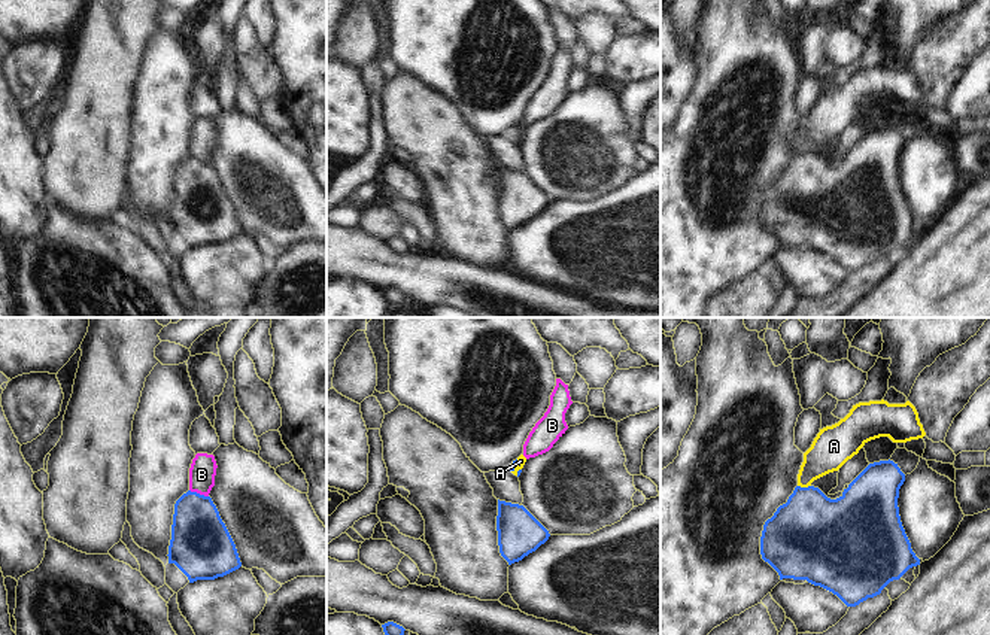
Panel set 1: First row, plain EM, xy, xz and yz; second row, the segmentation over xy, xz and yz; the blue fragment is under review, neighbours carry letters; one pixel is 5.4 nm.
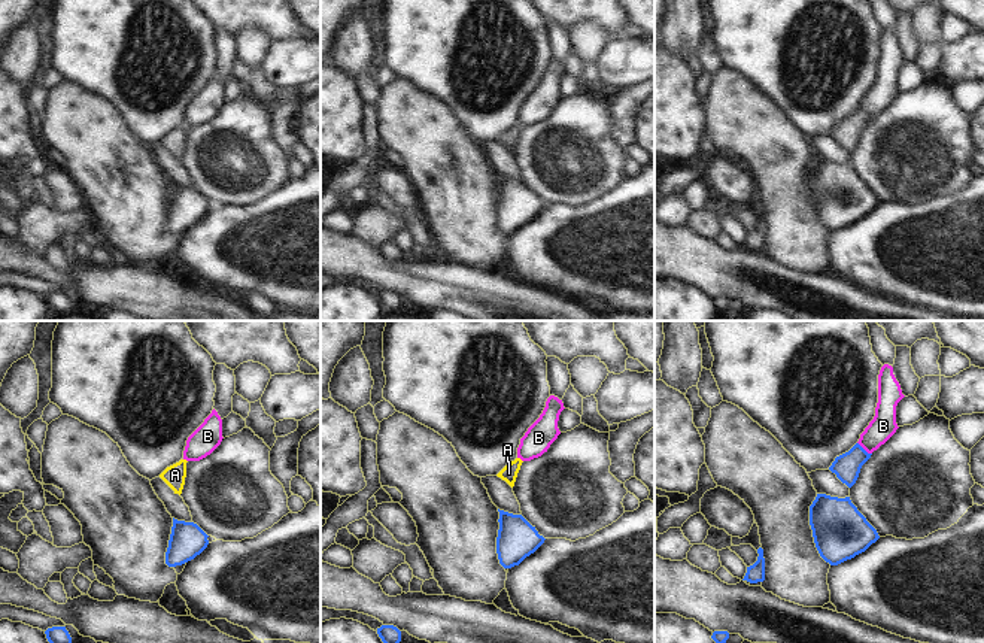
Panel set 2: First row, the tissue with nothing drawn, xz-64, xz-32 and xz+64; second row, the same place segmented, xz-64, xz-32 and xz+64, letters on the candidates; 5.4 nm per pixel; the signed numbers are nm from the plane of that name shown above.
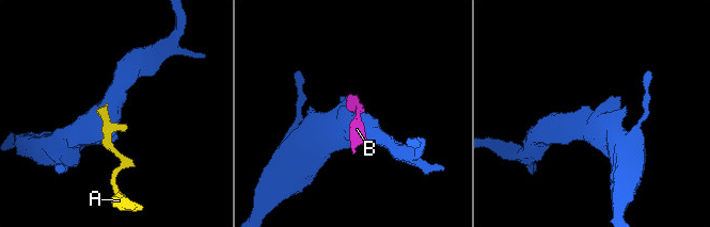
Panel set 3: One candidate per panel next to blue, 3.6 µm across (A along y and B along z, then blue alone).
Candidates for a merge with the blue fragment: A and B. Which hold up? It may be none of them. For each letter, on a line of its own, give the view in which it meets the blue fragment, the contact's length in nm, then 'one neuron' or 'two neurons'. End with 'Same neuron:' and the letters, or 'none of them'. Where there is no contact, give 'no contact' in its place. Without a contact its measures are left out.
A: yz | 70 nm | two neurons
B: xy | 110 nm | two neurons
Same neuron: none of them

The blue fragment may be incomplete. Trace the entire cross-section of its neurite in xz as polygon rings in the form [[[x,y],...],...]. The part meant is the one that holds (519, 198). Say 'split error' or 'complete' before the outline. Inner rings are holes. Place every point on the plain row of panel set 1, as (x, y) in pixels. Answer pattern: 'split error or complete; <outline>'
complete; [[[498,165],[498,212],[508,231],[522,227],[544,210],[549,197],[523,173]]]

